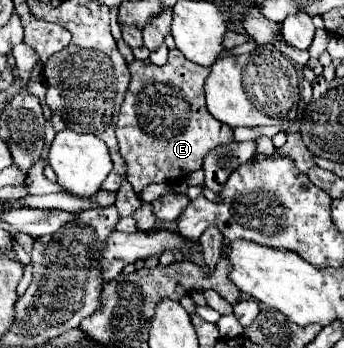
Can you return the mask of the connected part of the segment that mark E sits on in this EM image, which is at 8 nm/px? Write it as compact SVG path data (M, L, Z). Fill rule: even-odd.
M177 49L169 51L169 59L163 67L157 67L149 61L139 61L139 59L131 61L127 67L131 71L131 83L119 111L117 141L119 141L121 155L127 161L127 181L133 185L133 191L139 193L143 187L151 183L177 183L185 179L191 171L201 169L203 157L211 149L233 141L233 129L213 119L213 115L209 115L205 107L203 83L205 83L205 77L209 75L209 69L187 61Z

